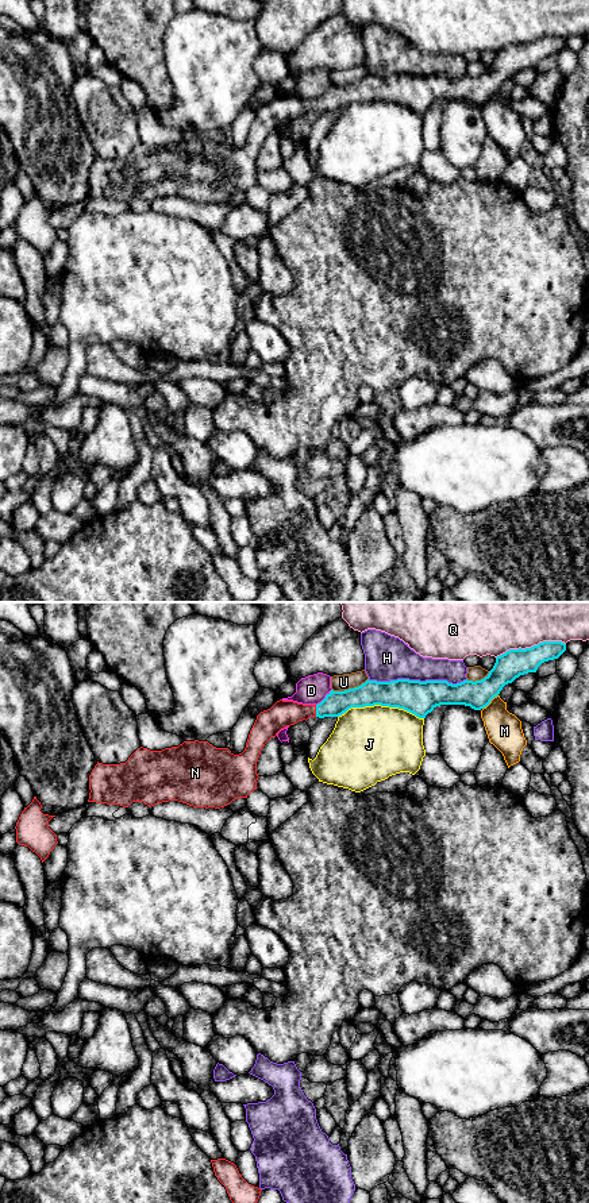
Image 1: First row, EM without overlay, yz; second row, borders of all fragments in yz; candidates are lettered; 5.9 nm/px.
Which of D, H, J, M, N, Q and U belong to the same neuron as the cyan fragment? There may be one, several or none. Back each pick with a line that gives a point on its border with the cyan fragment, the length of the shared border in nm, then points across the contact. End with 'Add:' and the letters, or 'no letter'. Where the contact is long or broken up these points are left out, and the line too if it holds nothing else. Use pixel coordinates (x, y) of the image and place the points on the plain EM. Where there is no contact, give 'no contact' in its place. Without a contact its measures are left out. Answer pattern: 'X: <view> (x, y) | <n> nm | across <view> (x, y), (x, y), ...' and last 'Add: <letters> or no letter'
N: yz (316, 105) | 70 nm | across yz (335, 99), (316, 105), (284, 108)
Add: N

